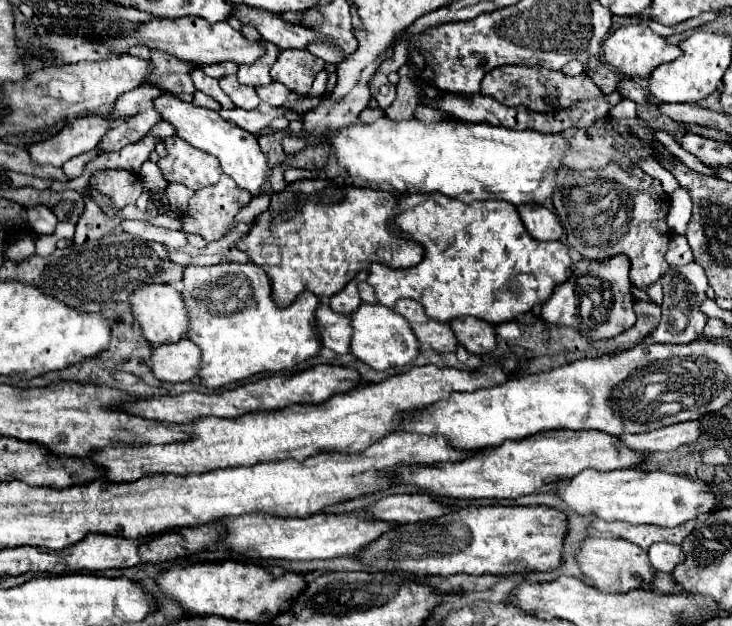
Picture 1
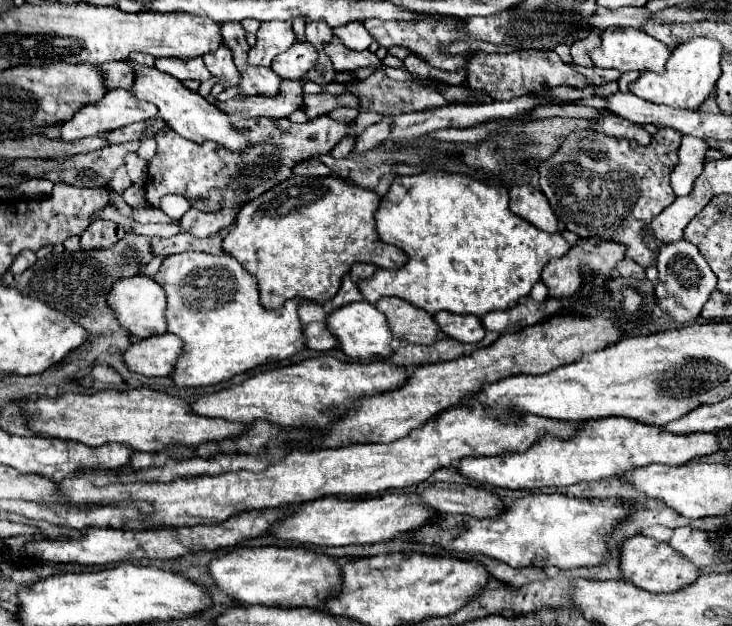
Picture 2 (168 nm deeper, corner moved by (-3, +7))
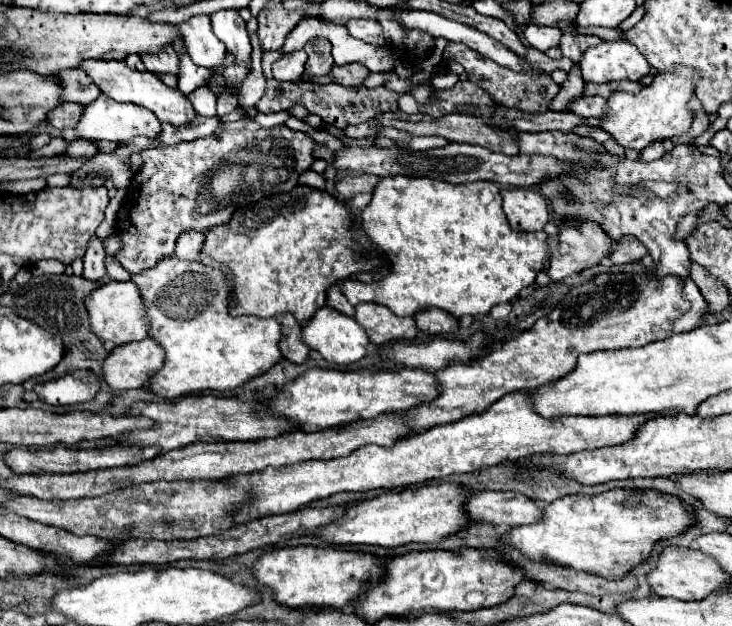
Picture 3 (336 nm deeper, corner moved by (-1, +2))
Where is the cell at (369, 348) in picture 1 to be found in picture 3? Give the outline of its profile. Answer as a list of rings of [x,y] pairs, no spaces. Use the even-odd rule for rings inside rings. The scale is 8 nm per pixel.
[[[329,306],[319,308],[315,312],[315,316],[303,326],[301,340],[311,350],[319,352],[329,364],[351,364],[351,362],[357,362],[357,360],[361,360],[367,354],[367,344],[369,344],[367,332],[353,318],[333,310]]]

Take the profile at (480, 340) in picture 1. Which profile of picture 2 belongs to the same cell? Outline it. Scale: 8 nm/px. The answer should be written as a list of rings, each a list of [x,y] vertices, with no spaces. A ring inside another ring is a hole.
[[[449,311],[435,313],[441,331],[461,343],[479,343],[485,337],[485,327],[475,315],[455,315]]]

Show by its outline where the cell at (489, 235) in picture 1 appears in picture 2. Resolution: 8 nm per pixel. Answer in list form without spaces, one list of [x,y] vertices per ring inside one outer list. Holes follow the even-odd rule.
[[[417,173],[395,177],[387,197],[375,213],[377,233],[381,241],[397,245],[409,255],[409,261],[401,269],[377,269],[373,277],[359,281],[359,289],[369,303],[381,297],[401,297],[409,303],[429,311],[451,311],[451,313],[471,313],[485,315],[499,309],[511,309],[521,297],[527,297],[535,283],[539,283],[543,267],[551,259],[563,257],[571,245],[561,233],[539,231],[529,221],[517,217],[509,209],[509,193],[503,185],[487,185],[485,181],[475,181],[467,175],[447,175],[447,173]]]

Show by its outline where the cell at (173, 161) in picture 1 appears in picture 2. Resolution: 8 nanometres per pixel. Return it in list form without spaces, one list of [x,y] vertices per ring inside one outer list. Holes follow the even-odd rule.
[[[319,115],[309,119],[307,123],[289,123],[289,119],[275,117],[251,117],[239,121],[239,131],[251,137],[251,153],[243,157],[243,163],[235,153],[212,141],[193,143],[183,139],[173,129],[161,131],[155,135],[157,155],[147,165],[147,183],[145,195],[151,207],[159,205],[159,199],[167,193],[183,195],[195,209],[199,209],[199,197],[213,189],[215,185],[223,185],[227,189],[227,205],[225,207],[241,207],[245,201],[255,199],[261,193],[269,191],[277,183],[291,177],[291,169],[295,163],[303,159],[311,159],[319,153],[329,153],[349,131],[349,125],[343,121],[335,121],[331,115]],[[179,141],[183,143],[183,151],[179,157]],[[155,171],[155,173],[153,173]]]

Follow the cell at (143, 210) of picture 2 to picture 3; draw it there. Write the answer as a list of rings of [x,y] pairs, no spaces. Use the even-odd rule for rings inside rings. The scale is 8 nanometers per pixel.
[[[189,230],[189,232],[181,234],[177,240],[177,246],[175,246],[175,256],[179,260],[197,260],[199,250],[201,250],[201,240],[203,240],[203,232]]]

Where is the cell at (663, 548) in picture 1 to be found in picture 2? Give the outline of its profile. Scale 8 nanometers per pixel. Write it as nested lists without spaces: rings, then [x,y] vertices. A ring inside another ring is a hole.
[[[679,527],[673,531],[673,537],[667,541],[667,545],[697,567],[715,565],[715,545],[707,541],[707,531]]]

